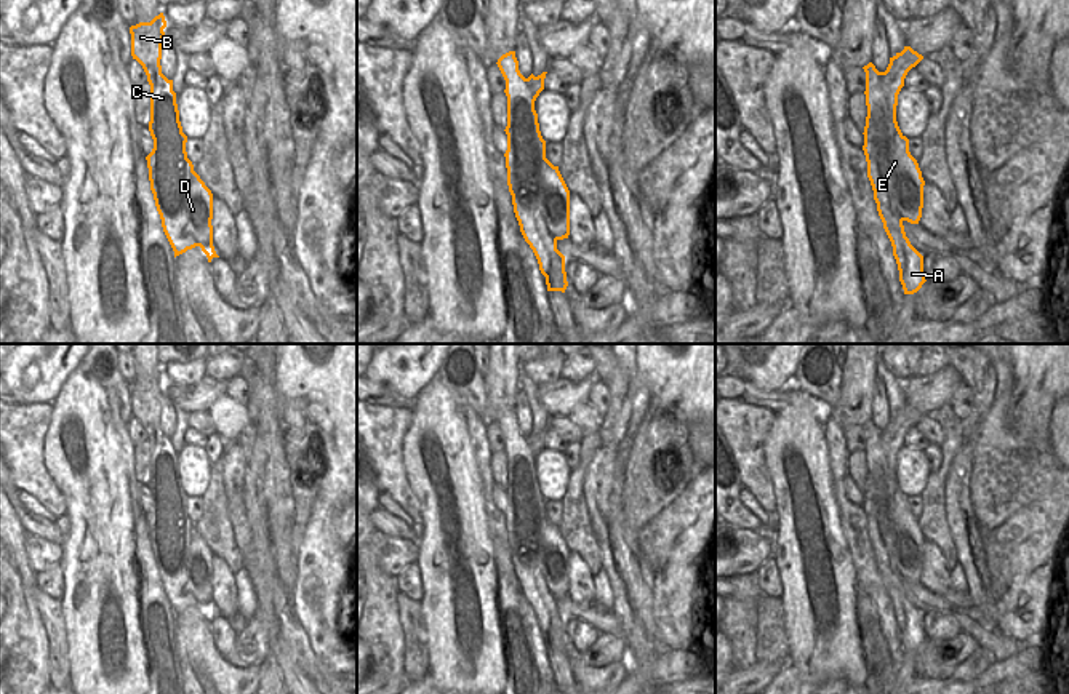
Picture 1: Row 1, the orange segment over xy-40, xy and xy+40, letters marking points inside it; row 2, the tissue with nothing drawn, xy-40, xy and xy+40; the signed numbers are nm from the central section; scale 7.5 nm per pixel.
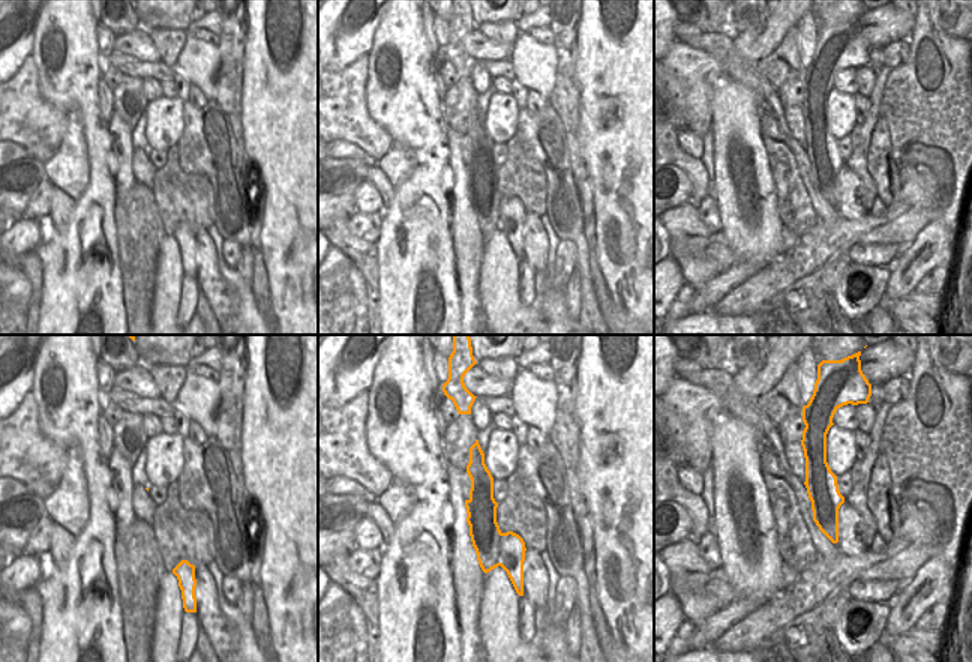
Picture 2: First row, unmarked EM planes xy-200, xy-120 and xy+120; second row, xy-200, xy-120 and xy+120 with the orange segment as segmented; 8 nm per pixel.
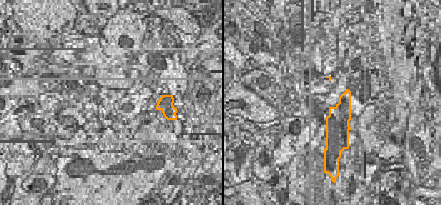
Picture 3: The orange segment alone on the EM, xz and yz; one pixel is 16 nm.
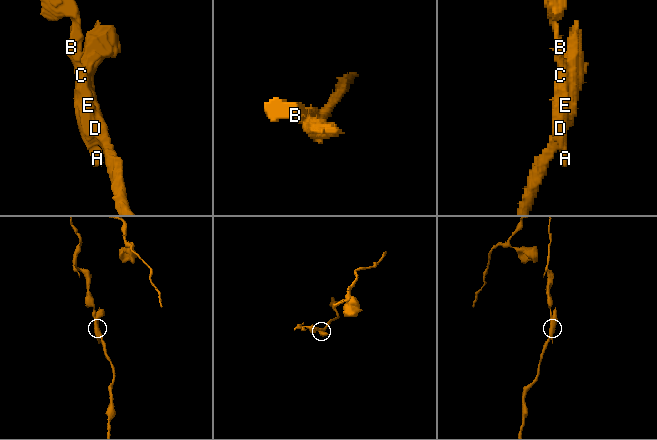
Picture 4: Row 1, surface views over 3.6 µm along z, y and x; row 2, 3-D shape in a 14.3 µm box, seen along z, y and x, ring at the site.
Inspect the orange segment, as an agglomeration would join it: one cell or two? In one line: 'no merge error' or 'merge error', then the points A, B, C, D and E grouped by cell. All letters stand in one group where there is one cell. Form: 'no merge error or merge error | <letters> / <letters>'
merge error | A B C / D E

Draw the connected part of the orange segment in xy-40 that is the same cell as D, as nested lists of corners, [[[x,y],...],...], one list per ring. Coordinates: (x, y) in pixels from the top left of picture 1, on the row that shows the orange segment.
[[[176,99],[174,109],[166,117],[165,130],[170,134],[170,144],[166,152],[158,155],[162,162],[157,168],[163,171],[170,205],[176,217],[189,222],[192,237],[211,262],[213,257],[219,257],[213,246],[213,193],[187,158],[187,136],[182,133]]]

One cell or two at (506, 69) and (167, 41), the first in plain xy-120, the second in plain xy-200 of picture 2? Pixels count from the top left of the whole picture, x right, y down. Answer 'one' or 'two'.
two

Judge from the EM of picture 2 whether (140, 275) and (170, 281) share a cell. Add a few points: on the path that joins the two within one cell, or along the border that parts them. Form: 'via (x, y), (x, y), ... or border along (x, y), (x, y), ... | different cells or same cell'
border along (161, 243), (150, 312) | different cells

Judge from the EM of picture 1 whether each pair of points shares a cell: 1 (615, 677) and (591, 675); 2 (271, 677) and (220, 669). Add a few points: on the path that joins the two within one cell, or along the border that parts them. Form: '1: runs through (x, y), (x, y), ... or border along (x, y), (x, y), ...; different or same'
1: runs through (608, 677), (597, 677); same
2: border along (258, 666), (260, 677); different

